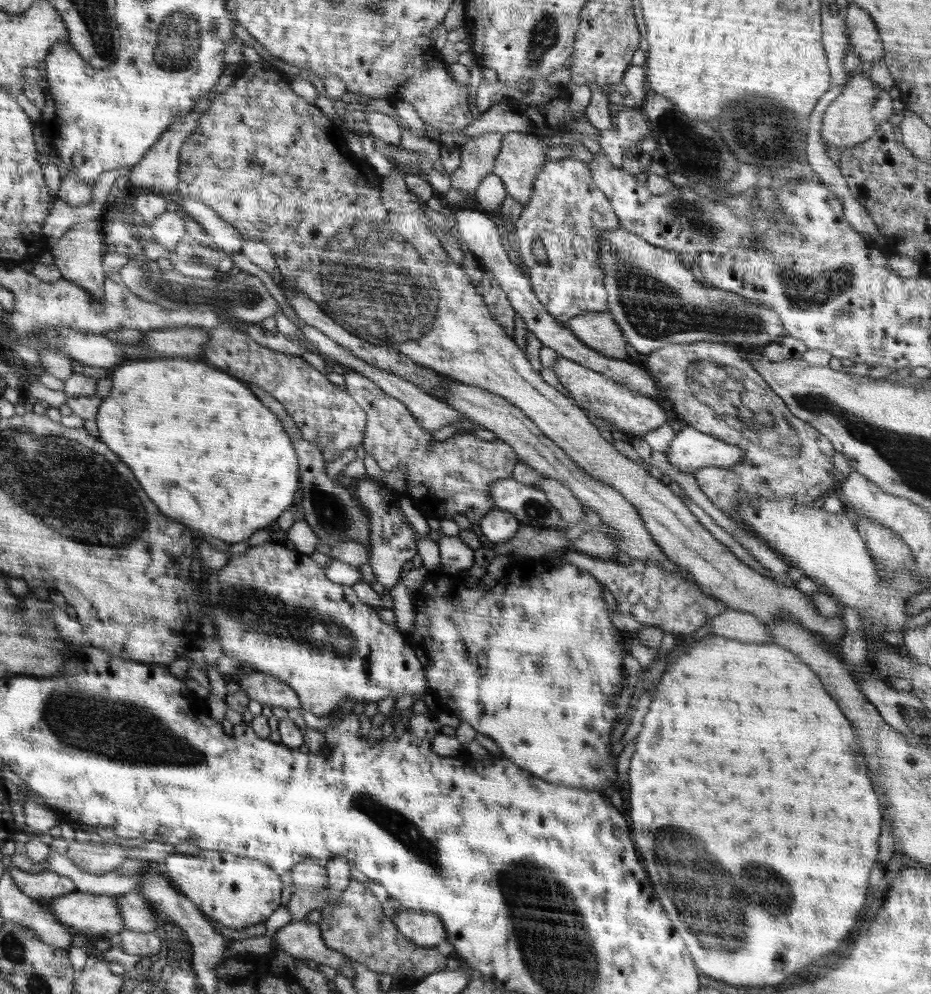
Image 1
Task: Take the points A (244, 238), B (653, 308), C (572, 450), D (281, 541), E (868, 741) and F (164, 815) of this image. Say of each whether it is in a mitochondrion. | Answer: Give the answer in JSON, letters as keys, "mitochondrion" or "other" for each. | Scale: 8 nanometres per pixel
{"A":"other","B":"mitochondrion","C":"other","D":"other","E":"other","F":"other"}

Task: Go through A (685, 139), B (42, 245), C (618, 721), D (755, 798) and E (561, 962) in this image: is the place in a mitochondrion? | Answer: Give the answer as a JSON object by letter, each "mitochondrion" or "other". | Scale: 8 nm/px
{"A":"mitochondrion","B":"other","C":"other","D":"other","E":"mitochondrion"}

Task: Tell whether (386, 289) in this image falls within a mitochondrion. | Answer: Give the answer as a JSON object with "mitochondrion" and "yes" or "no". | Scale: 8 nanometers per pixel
{"mitochondrion":"yes"}

